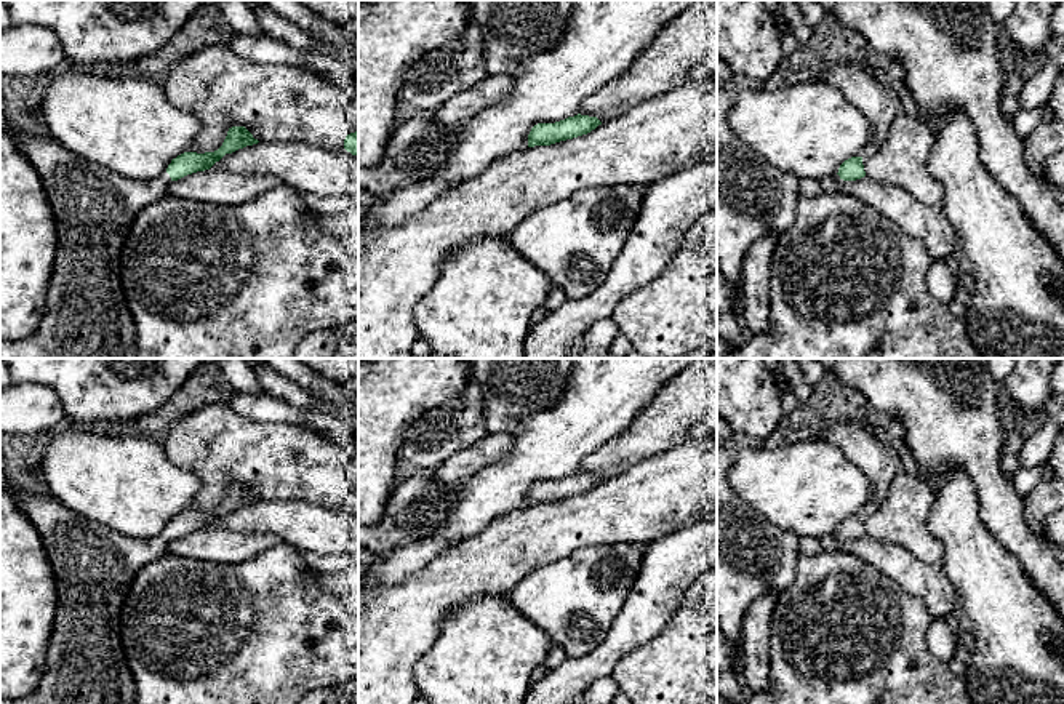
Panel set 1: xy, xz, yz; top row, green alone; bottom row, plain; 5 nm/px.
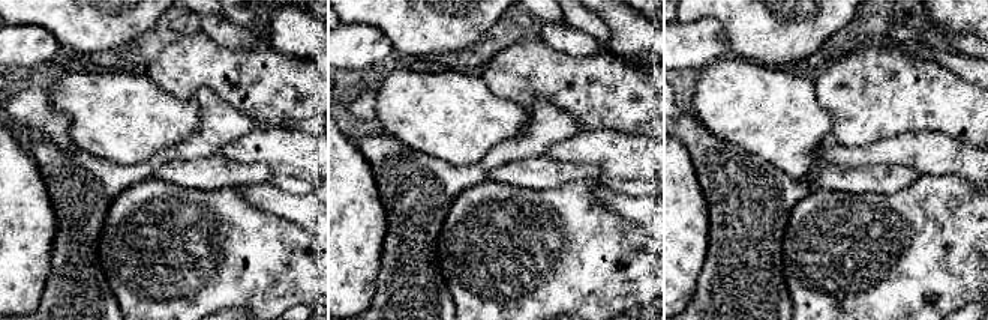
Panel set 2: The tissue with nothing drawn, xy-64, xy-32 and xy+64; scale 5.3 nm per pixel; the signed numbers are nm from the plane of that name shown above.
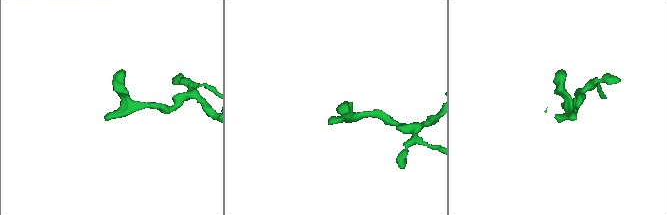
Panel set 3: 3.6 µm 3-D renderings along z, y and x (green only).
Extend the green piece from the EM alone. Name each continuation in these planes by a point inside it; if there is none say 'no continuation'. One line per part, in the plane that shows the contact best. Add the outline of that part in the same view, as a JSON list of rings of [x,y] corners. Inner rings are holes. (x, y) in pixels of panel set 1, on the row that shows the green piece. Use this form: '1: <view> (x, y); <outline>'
1: xy (87, 316); [[[0,90],[0,123],[40,176],[58,230],[58,250],[38,330],[21,339],[0,338],[0,358],[136,358],[136,325],[120,278],[120,254],[139,211],[168,194],[168,173],[136,181],[85,160],[48,134],[16,136],[5,118]]]

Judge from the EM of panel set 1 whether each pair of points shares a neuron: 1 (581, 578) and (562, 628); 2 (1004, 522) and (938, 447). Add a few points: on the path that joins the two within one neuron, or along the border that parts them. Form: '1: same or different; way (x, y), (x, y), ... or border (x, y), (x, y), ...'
1: same; way (581, 591), (570, 615)
2: same; way (997, 500), (994, 487), (960, 453)

